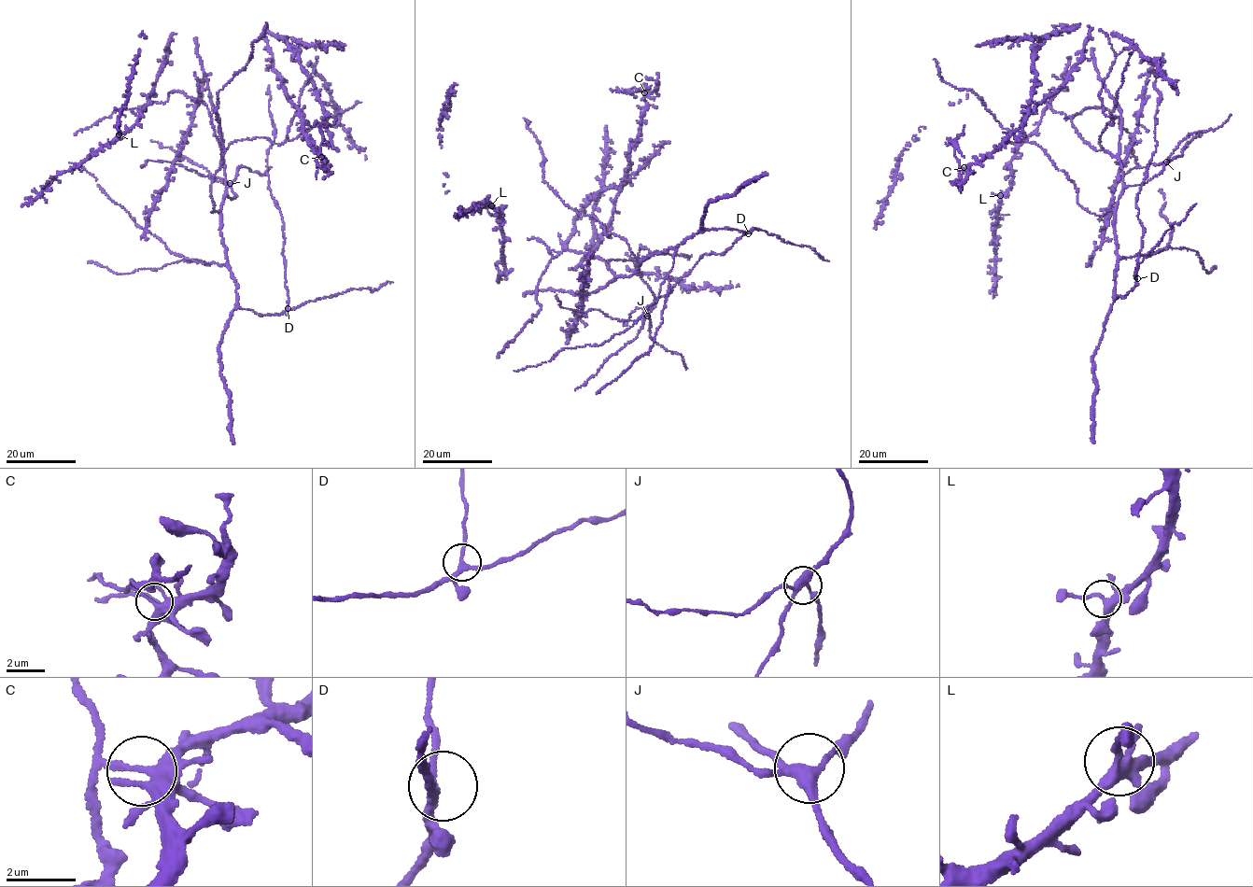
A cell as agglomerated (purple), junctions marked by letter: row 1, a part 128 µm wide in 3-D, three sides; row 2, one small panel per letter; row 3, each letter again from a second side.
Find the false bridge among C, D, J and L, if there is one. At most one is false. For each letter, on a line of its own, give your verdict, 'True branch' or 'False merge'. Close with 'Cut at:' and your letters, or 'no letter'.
C: False merge
D: True branch
J: True branch
L: True branch
Cut at: C

